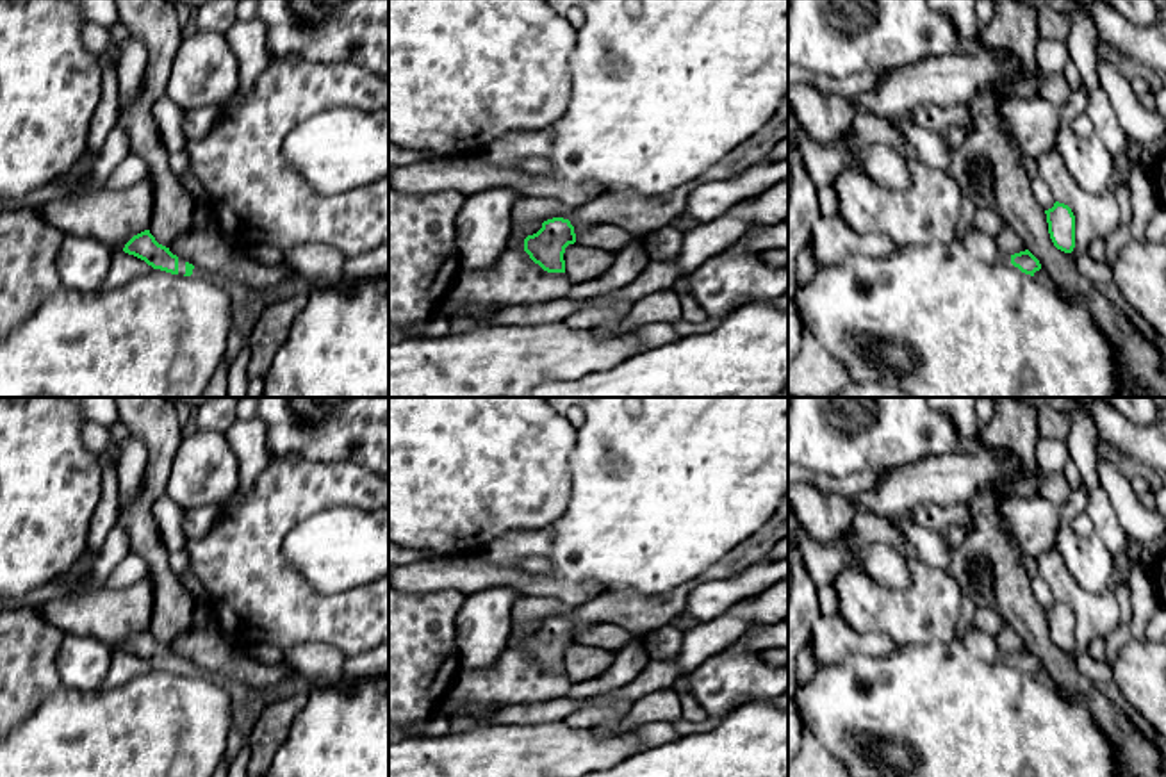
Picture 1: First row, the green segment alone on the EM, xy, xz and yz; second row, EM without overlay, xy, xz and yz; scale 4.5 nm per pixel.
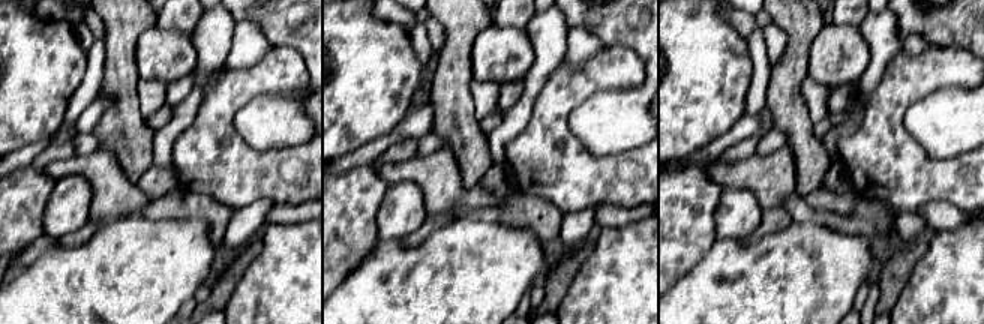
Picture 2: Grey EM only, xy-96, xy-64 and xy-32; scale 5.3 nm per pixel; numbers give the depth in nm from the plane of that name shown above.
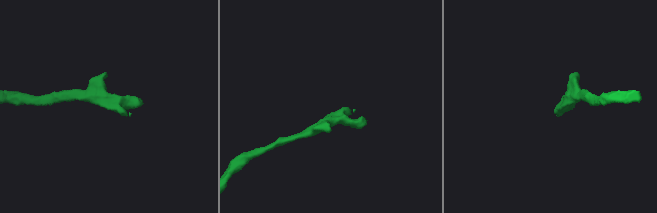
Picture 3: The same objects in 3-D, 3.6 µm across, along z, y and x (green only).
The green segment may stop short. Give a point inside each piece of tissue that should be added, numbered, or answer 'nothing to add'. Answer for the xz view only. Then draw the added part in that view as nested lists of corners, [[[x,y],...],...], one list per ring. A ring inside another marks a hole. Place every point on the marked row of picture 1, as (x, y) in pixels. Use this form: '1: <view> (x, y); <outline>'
1: xz (637, 214); [[[788,94],[760,130],[736,144],[695,178],[653,198],[638,194],[599,194],[588,203],[574,209],[569,221],[578,230],[592,225],[613,225],[636,235],[649,235],[669,226],[681,216],[690,194],[697,187],[718,180],[738,178],[749,168],[761,164],[767,153],[786,135]]]

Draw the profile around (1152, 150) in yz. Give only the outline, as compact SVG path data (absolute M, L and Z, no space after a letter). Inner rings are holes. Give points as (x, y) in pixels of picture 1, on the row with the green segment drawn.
M1166 132L1157 137L1152 143L1143 144L1141 151L1141 166L1150 168L1152 162L1157 162L1157 159L1166 151Z

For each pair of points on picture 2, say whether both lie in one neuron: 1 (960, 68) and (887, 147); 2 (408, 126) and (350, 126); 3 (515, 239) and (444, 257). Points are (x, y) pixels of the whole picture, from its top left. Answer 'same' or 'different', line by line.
1: same
2: different
3: same

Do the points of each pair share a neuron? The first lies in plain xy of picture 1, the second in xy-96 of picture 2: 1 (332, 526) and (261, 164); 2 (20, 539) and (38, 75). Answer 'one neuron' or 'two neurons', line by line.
1: two neurons
2: one neuron

